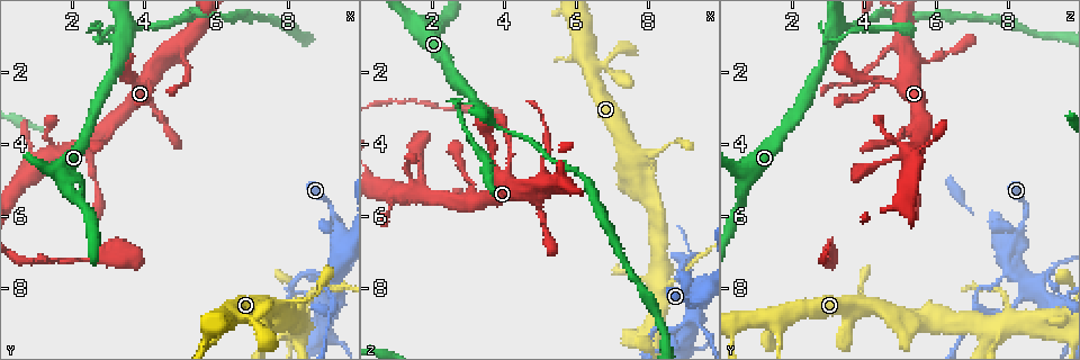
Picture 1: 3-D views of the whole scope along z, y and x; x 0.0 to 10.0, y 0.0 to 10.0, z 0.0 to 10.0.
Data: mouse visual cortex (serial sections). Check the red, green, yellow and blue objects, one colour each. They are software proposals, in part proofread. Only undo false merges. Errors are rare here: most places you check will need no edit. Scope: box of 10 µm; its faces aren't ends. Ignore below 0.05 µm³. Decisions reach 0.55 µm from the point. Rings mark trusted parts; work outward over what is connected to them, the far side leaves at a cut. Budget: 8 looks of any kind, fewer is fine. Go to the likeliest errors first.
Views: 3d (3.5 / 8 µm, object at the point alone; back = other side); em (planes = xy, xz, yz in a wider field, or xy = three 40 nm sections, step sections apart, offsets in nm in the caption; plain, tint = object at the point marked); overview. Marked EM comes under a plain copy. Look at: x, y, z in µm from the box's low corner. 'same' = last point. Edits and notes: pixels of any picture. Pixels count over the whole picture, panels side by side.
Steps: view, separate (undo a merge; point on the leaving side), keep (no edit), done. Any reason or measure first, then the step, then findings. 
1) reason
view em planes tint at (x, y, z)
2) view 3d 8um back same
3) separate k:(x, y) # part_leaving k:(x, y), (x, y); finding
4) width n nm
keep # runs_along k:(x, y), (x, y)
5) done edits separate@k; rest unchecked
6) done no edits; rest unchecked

a fork
view 3d 3.5um back at (3.40, 1.45, 3.00)

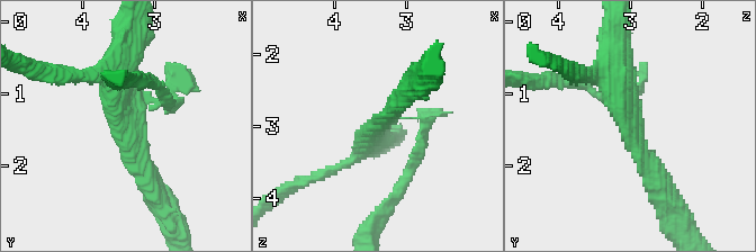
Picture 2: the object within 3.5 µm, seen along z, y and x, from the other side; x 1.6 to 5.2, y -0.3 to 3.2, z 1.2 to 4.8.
view em xy step 3 tint at (3.40, 1.45, 3.00)

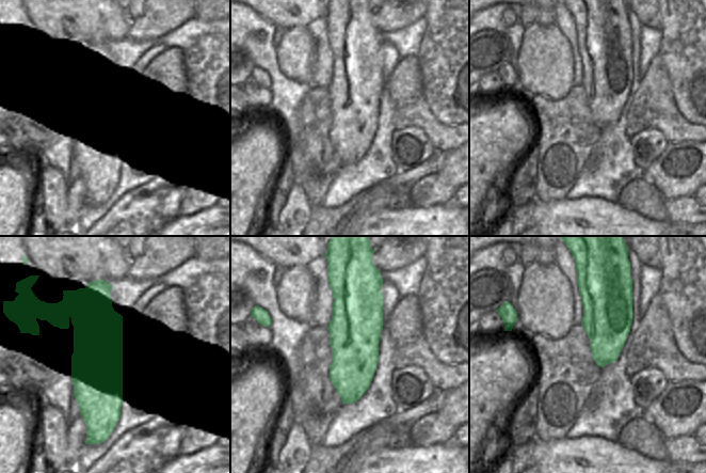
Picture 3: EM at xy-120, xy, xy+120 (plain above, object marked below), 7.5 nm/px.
separate 2:(190, 88) # part_leaving 2:(151, 106), (171, 102), (144, 78); two cells meet here

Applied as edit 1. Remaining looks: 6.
view overview

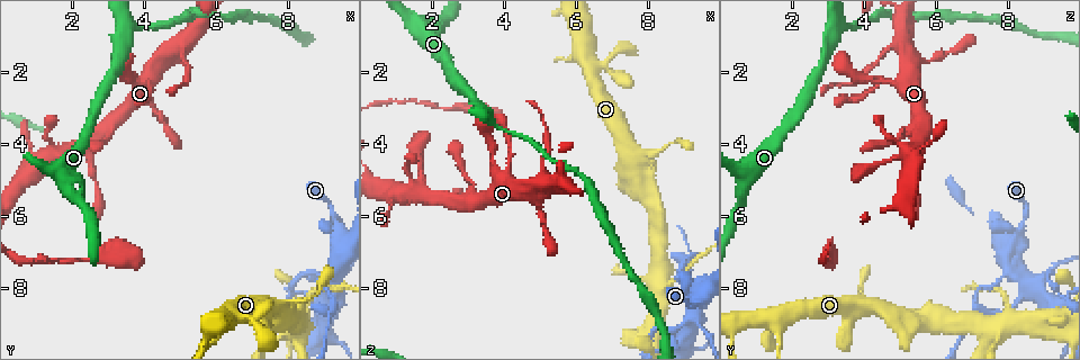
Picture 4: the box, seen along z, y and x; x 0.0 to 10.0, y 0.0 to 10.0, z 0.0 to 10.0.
small branch off a trunk
view 3d 3.5um at (8.10, 9.30, 7.75)

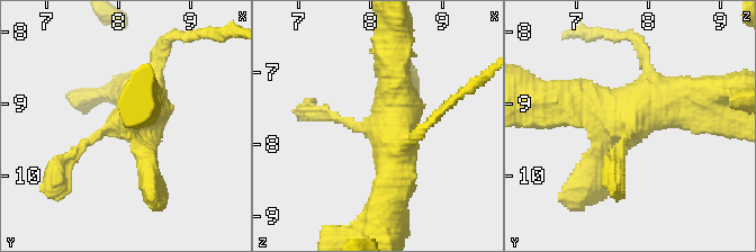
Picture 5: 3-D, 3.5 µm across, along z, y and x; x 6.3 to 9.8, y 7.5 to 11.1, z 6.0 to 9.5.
now the EM
view em xy step 1 tint at (8.10, 9.30, 7.80)

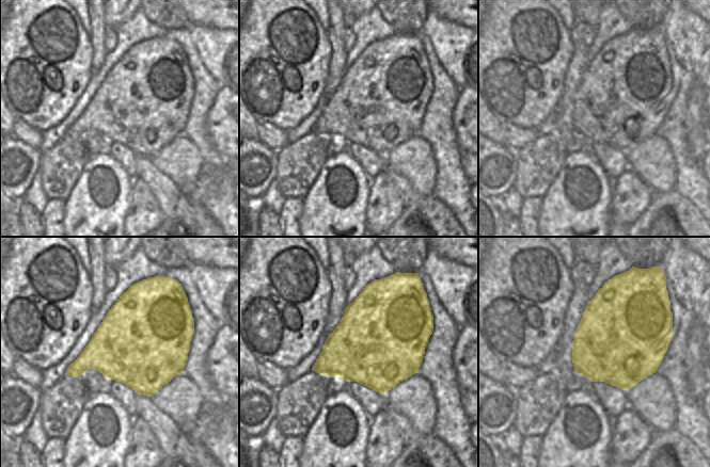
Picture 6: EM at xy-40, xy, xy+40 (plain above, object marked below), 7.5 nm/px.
width 700 nm
keep # runs_along 5:(559, 104), (640, 107), (710, 97); continuous, no second cell

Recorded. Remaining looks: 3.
view 3d 3.5um at (6.50, 8.75, 1.95)

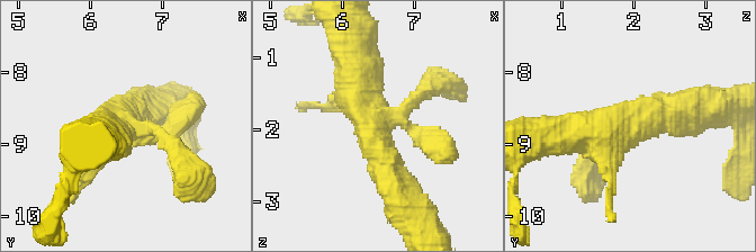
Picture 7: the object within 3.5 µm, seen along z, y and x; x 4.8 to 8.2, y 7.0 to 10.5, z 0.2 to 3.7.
view em xy step 3 tint at (6.45, 8.75, 1.95)

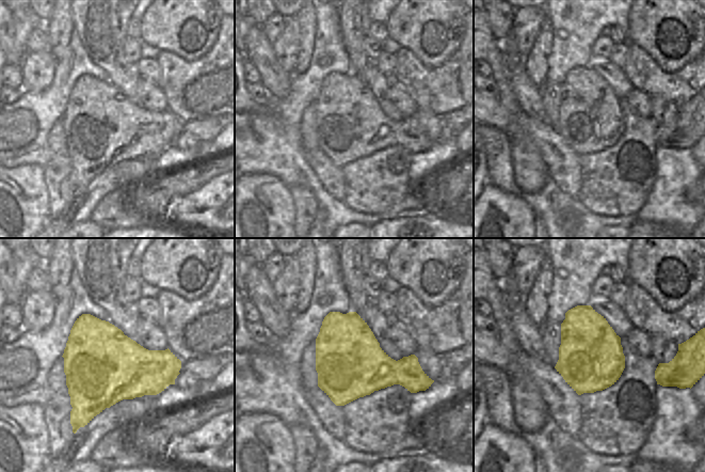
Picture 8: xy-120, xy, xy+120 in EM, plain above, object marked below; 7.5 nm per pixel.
keep # runs_along 7:(395, 188), (357, 96), (353, 55); all the same cell

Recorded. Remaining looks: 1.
done edits separate@2; rest unchecked

